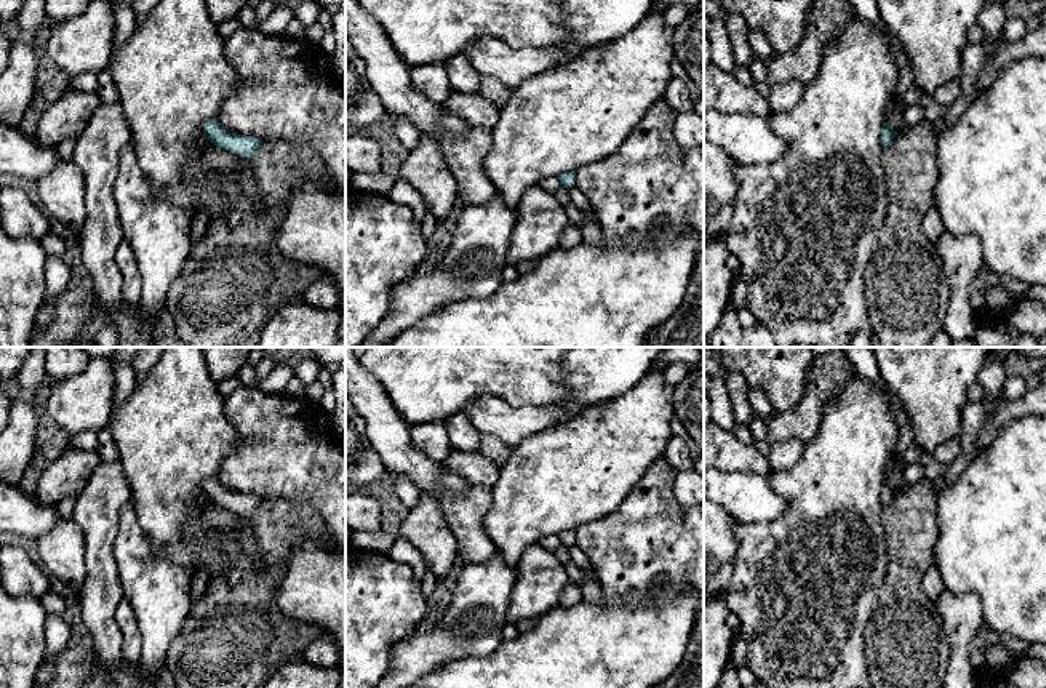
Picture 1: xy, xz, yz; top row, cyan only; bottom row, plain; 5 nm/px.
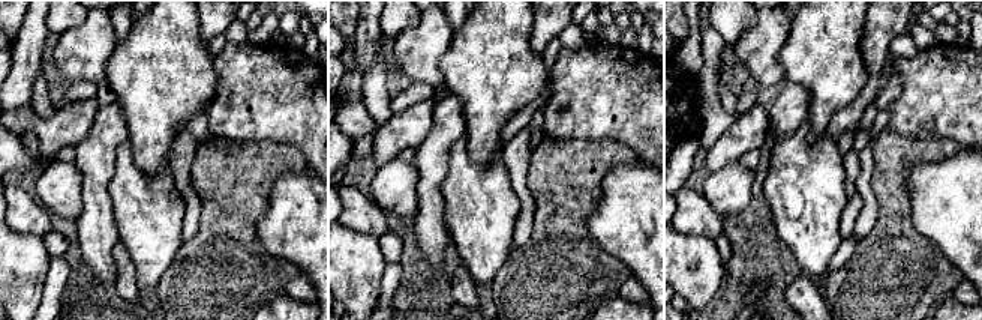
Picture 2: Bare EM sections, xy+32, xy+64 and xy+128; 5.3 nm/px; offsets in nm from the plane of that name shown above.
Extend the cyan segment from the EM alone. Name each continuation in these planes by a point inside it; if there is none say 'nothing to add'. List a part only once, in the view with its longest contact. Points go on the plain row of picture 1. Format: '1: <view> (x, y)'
nothing to add

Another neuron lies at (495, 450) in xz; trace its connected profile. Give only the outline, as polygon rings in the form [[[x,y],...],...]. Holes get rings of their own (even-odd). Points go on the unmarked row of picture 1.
[[[481,435],[478,453],[497,467],[502,467],[509,461],[512,446],[509,446],[497,437]]]

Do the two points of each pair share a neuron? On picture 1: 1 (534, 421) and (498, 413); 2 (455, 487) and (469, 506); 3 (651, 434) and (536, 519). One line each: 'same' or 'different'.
1: same
2: different
3: same

